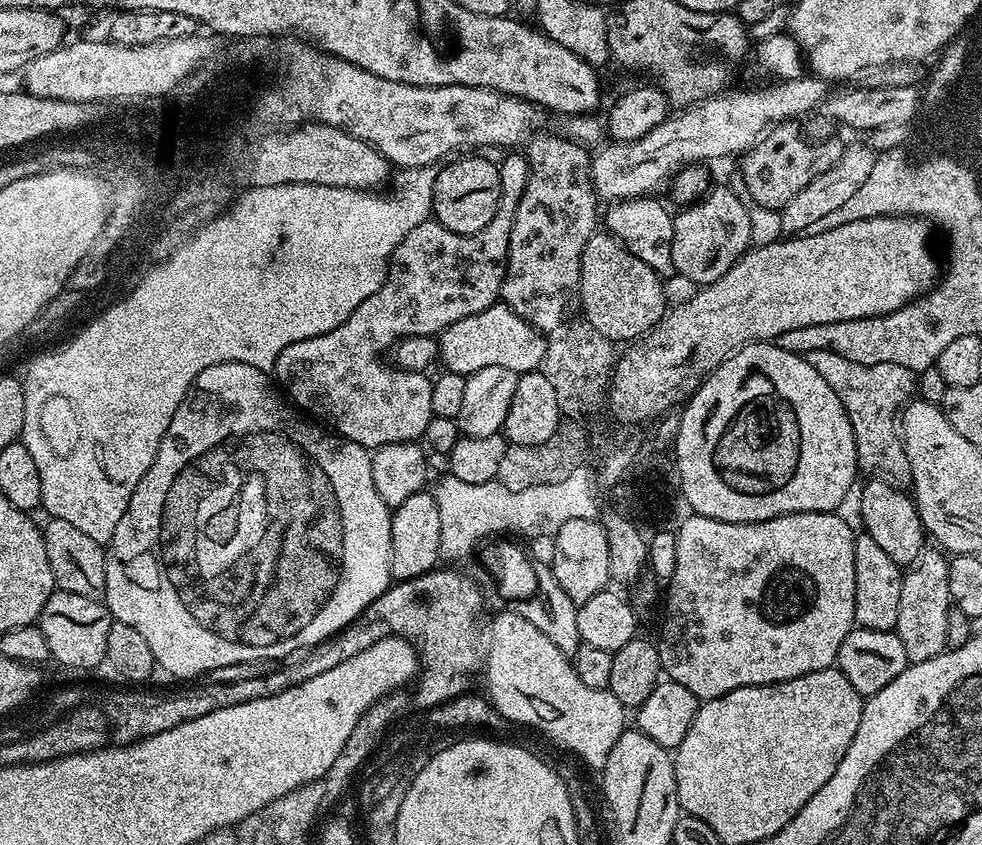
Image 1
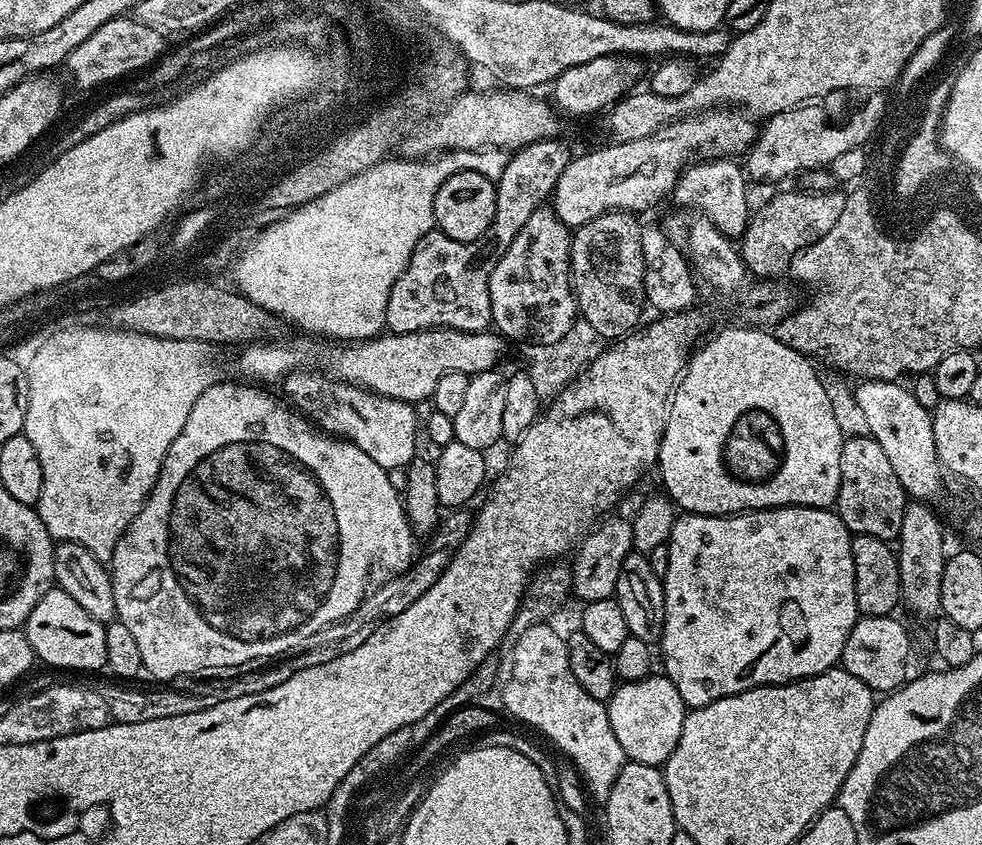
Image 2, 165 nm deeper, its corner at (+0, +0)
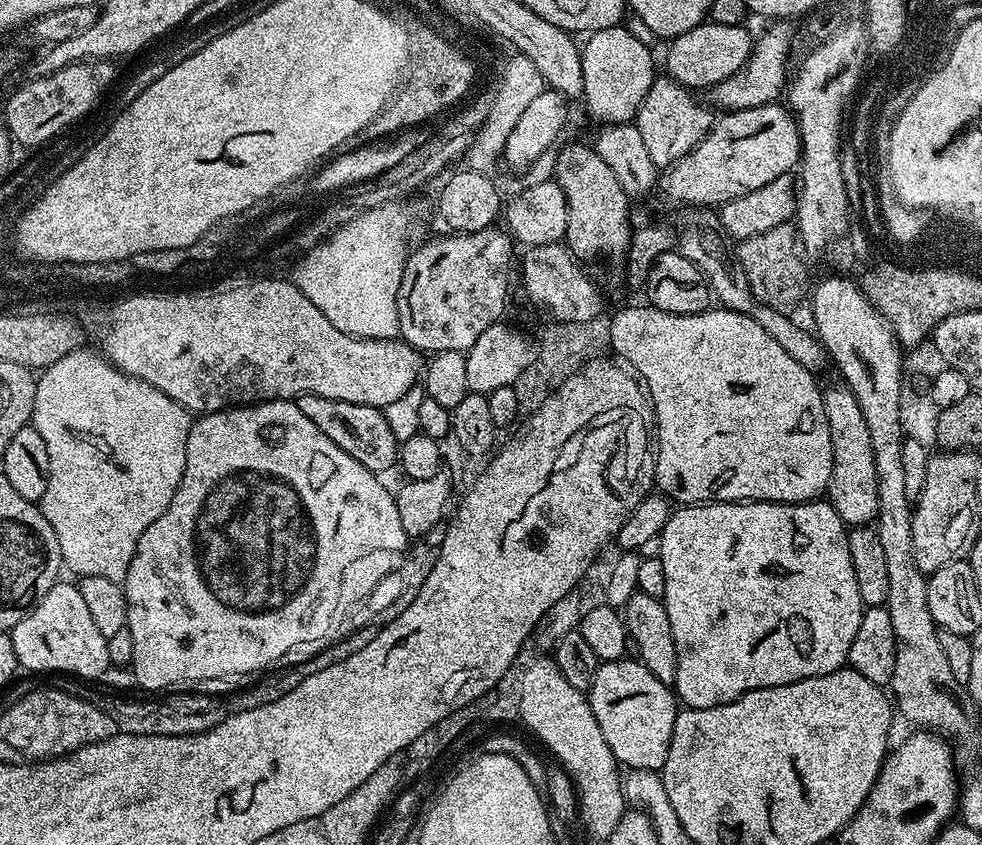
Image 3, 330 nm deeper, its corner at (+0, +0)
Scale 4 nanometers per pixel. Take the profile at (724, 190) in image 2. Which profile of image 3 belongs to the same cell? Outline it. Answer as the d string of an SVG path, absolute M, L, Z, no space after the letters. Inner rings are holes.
M668 76L655 77L645 100L641 103L634 117L638 134L642 134L642 143L650 158L657 162L675 162L681 160L690 150L699 146L708 133L710 119L708 112L696 100L689 89L684 88Z

